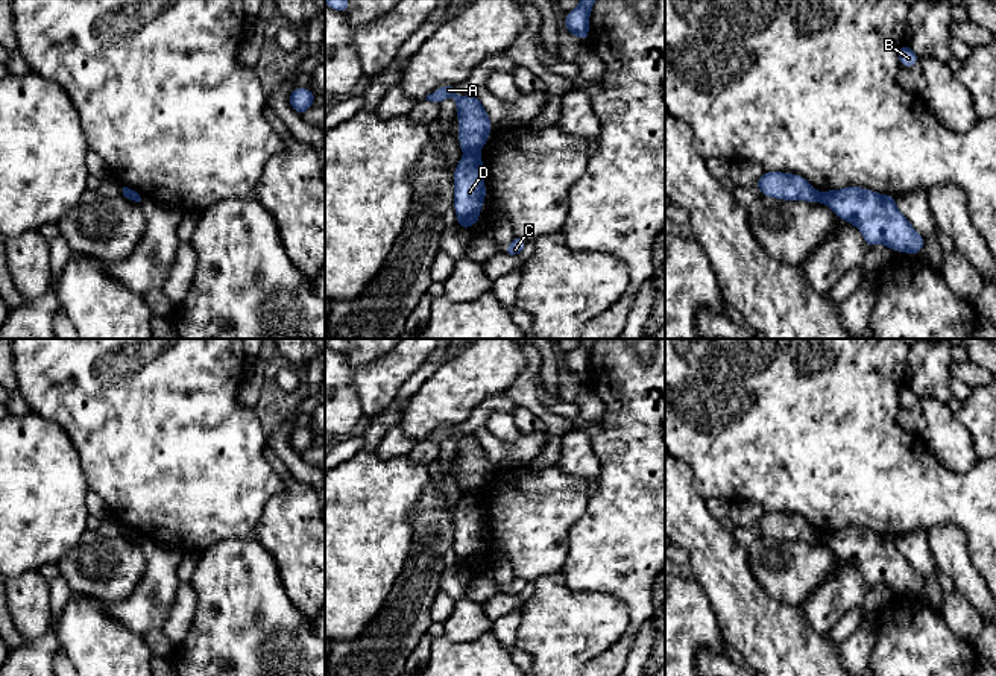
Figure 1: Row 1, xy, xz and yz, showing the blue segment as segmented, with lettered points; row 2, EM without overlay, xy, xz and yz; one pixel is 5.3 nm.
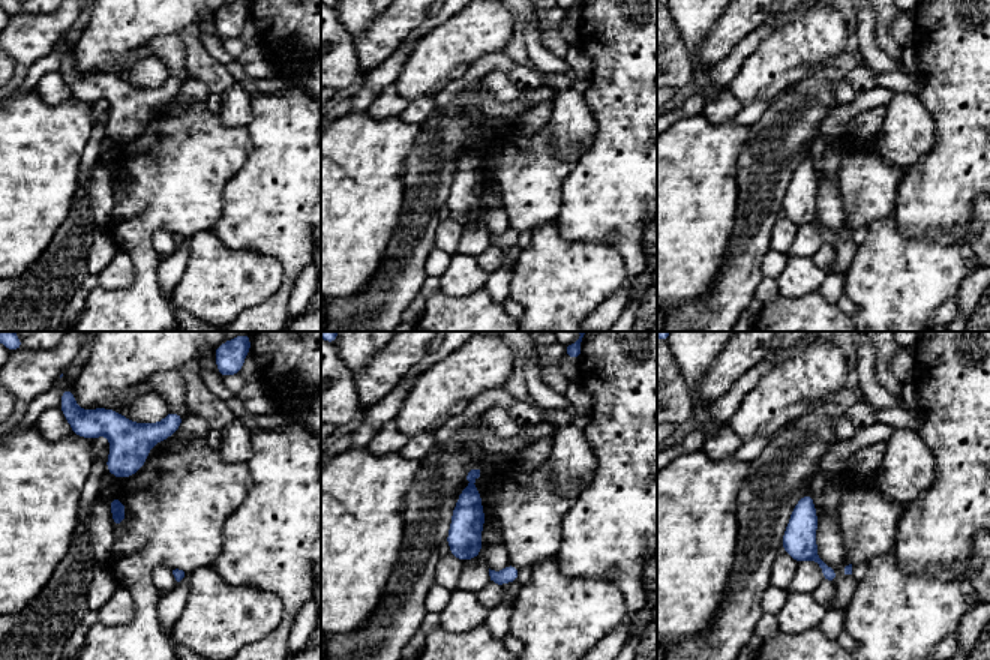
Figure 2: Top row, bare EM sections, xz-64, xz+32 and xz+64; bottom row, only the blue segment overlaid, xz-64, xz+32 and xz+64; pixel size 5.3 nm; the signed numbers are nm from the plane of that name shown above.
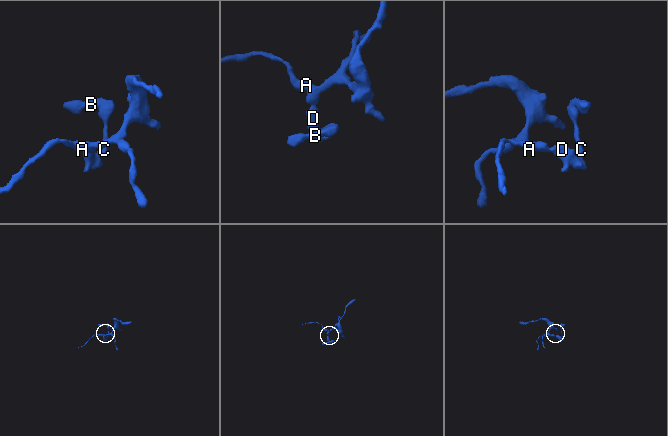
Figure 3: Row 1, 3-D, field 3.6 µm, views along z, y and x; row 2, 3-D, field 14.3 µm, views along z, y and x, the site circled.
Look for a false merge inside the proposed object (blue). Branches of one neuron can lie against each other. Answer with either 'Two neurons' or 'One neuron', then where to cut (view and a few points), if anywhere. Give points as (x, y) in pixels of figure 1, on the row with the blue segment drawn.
One neuron. No split

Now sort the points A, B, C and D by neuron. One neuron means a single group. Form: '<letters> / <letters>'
A B C D

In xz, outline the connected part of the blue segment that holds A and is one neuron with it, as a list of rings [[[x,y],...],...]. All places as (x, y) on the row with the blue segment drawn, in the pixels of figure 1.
[[[443,85],[425,100],[440,105],[443,99],[455,97],[459,112],[459,144],[465,152],[454,169],[454,210],[457,225],[469,229],[478,223],[478,214],[486,199],[484,163],[478,152],[489,140],[492,123],[483,103],[475,94],[455,94],[455,85]]]

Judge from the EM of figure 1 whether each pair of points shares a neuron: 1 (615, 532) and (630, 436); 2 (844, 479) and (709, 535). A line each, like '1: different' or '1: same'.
1: same
2: different

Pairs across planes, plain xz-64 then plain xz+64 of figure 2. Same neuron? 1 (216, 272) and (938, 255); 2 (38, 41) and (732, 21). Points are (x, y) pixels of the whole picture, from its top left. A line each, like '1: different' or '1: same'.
1: same
2: same

